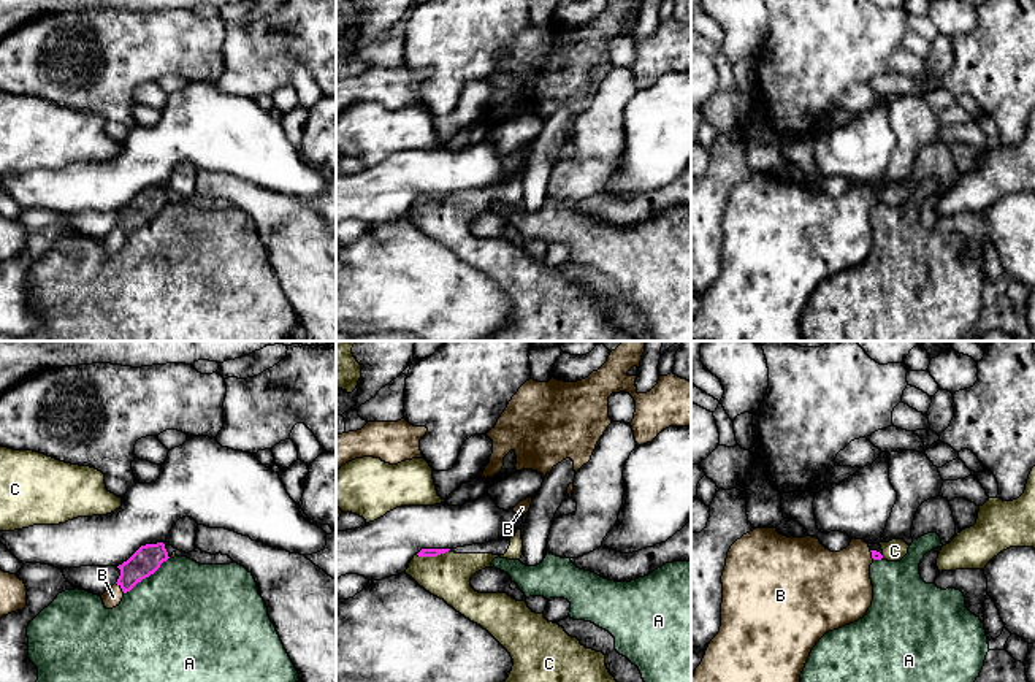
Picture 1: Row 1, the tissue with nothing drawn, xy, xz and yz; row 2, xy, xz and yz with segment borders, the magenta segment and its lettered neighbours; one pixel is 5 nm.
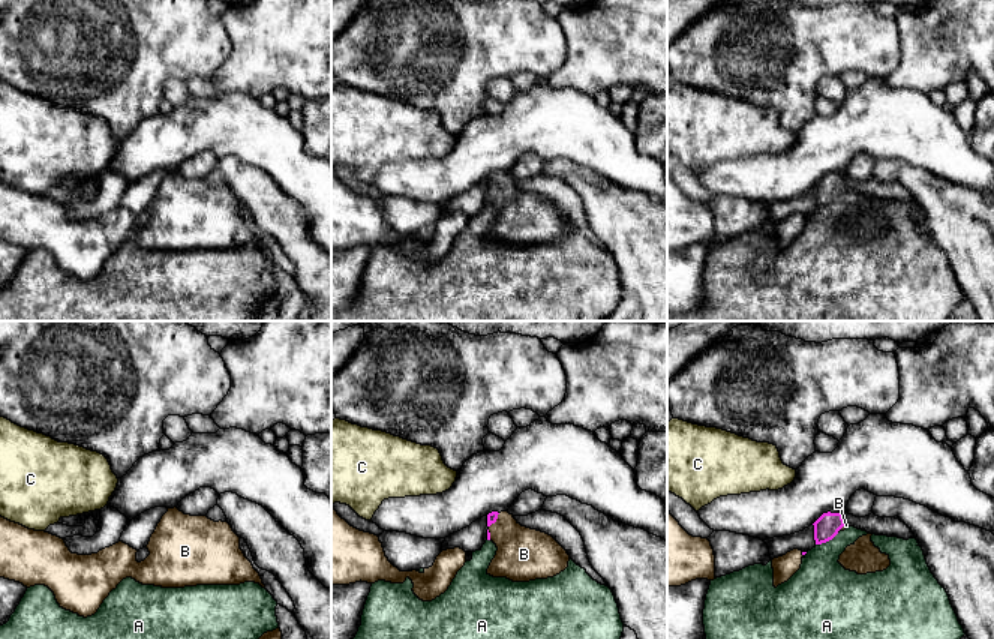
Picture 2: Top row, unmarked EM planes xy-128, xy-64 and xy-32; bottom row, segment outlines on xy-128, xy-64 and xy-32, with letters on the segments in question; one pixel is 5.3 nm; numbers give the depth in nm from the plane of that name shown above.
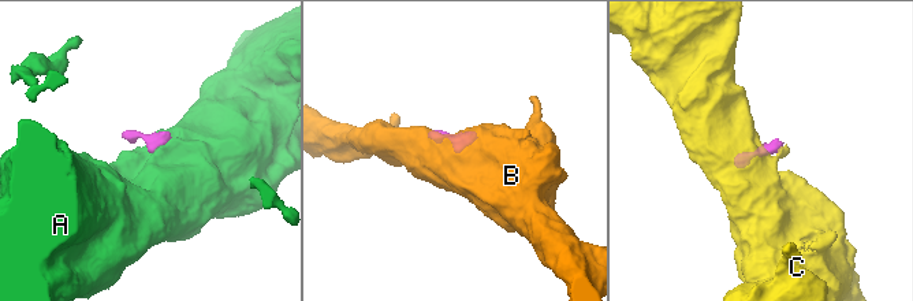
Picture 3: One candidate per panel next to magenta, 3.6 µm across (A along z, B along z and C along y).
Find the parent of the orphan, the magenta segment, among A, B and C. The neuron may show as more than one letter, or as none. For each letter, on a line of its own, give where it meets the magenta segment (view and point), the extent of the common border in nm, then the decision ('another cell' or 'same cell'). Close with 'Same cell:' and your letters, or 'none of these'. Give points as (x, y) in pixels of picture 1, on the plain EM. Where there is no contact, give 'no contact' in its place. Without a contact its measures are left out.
A: xy (146, 221) | 300 nm | another cell
B: xy (121, 232) | 70 nm | same cell
C: xz (431, 200) | 170 nm | another cell
Same cell: B

